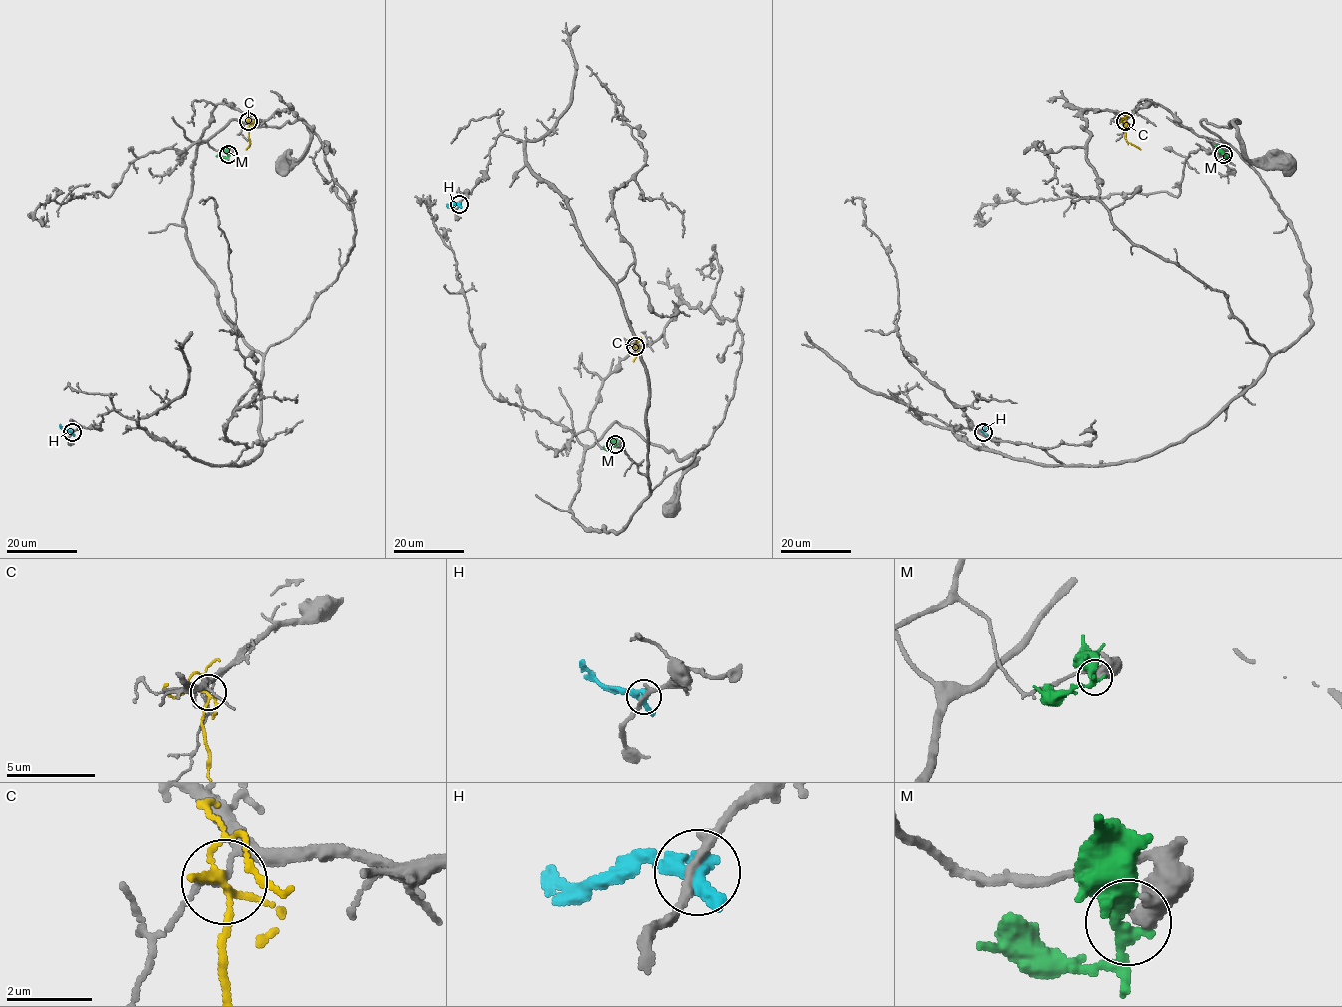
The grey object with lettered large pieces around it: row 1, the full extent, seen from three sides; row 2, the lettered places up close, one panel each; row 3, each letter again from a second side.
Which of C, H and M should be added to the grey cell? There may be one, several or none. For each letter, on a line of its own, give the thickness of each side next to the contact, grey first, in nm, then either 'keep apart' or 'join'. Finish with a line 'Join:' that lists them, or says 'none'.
C: 140 nm thick on the grey side, 150 nm on the other; keep apart
H: 190 nm thick on the grey side, 380 nm on the other; keep apart
M: 500 nm thick on the grey side, 340 nm on the other; keep apart
Join: none

